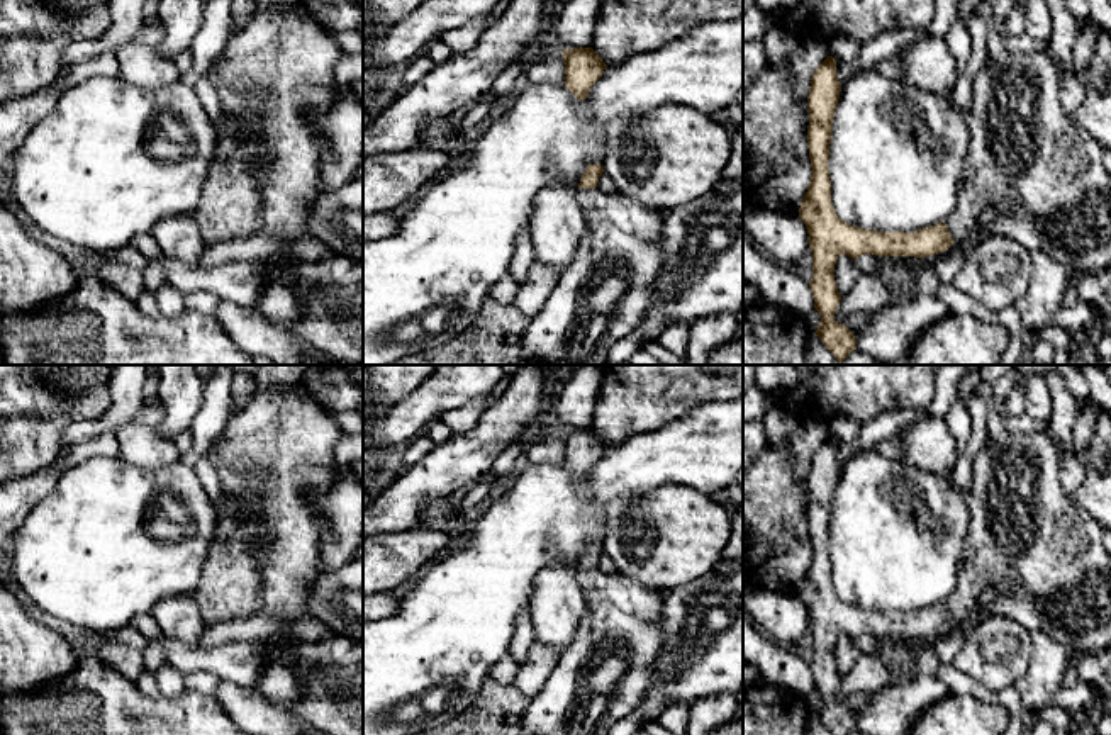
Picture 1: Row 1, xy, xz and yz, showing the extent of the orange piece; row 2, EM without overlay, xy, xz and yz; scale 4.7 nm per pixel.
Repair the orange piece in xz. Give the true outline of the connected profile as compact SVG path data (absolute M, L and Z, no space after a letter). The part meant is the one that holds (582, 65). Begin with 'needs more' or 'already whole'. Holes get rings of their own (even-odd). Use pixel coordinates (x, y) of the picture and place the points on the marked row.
already whole; M592 48L563 49L565 87L577 100L585 100L592 85L602 76L606 63Z

